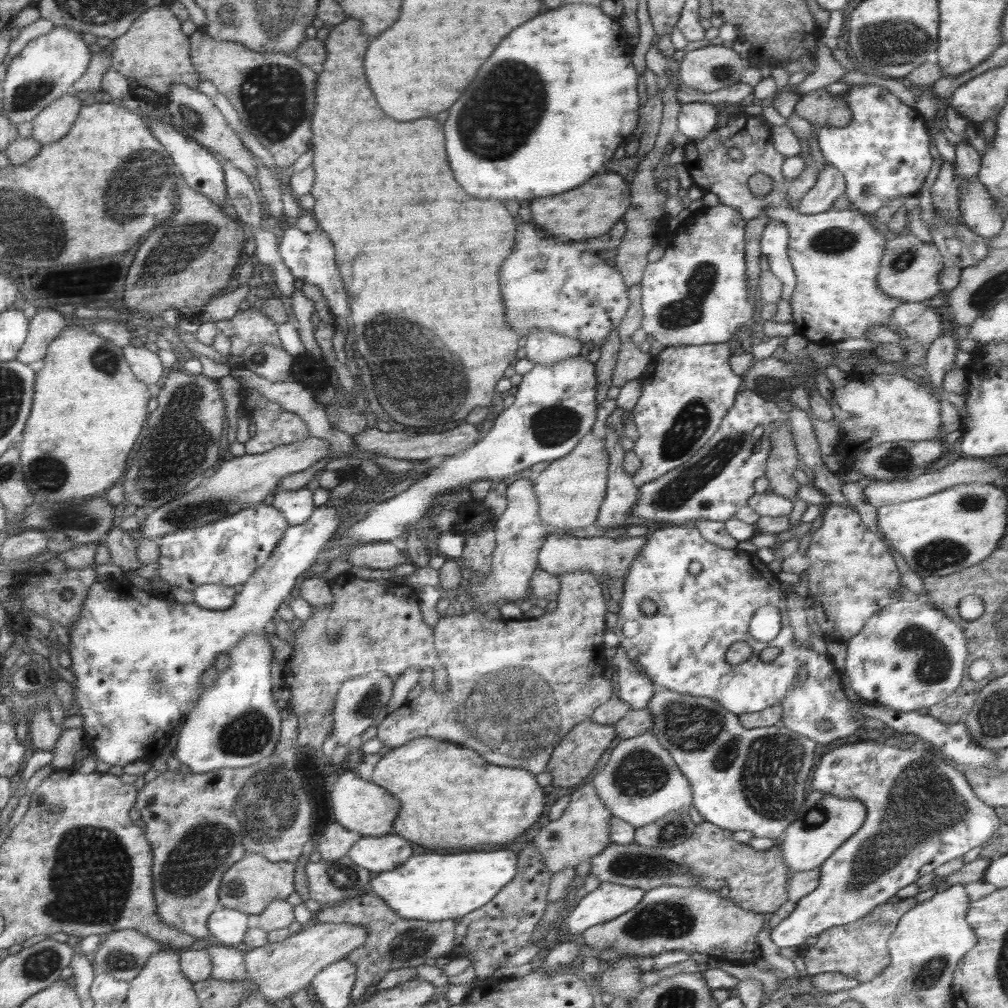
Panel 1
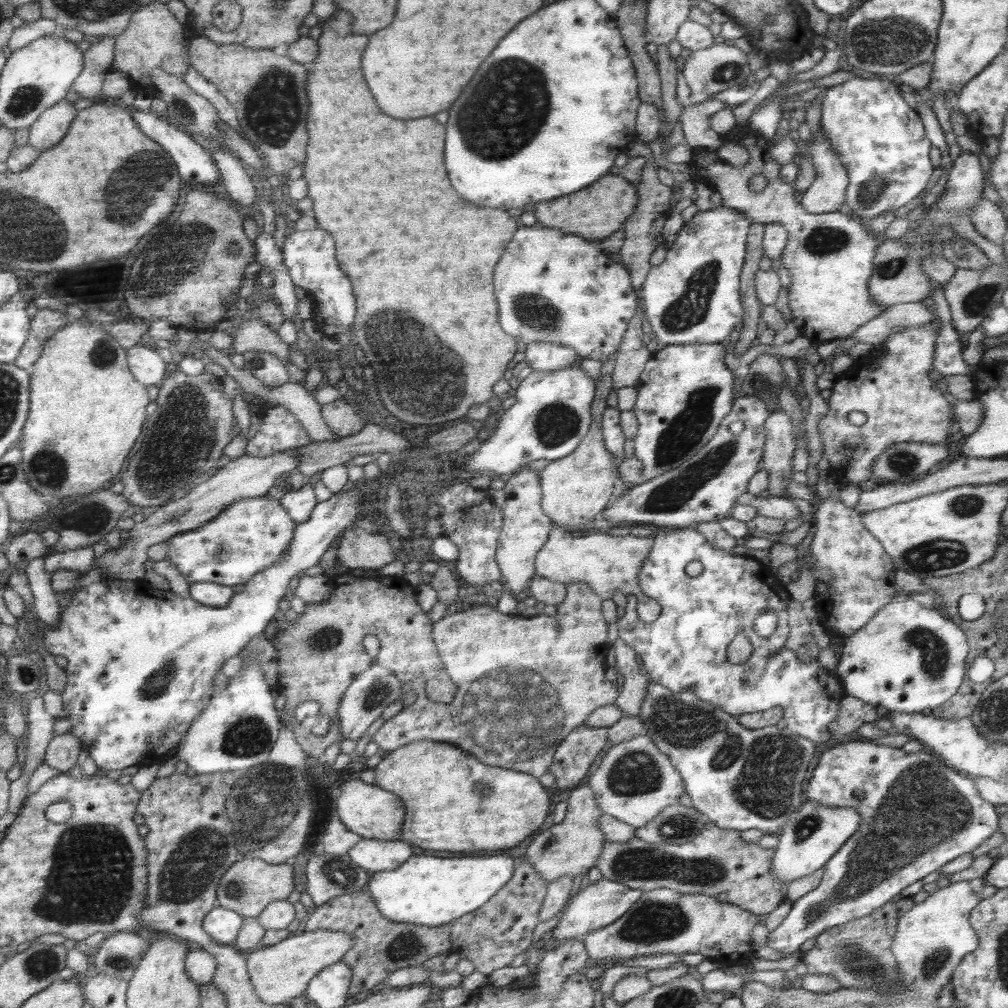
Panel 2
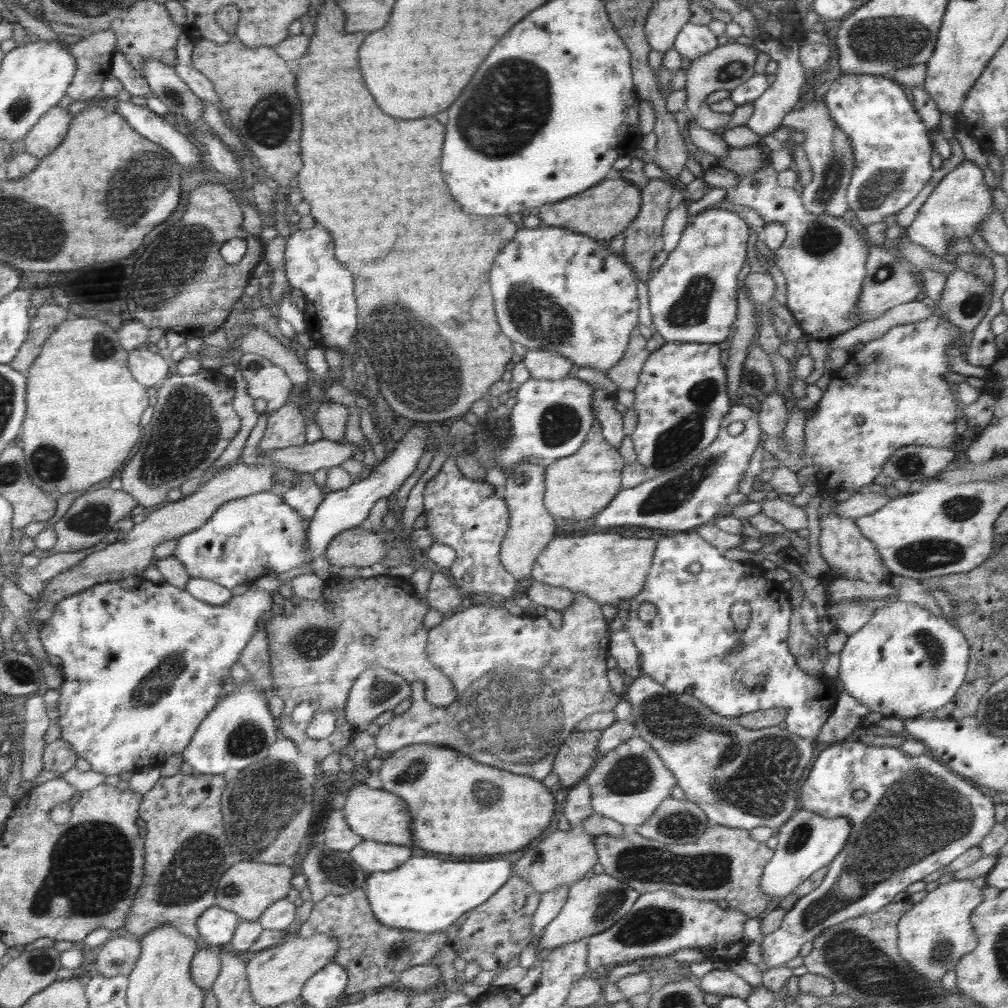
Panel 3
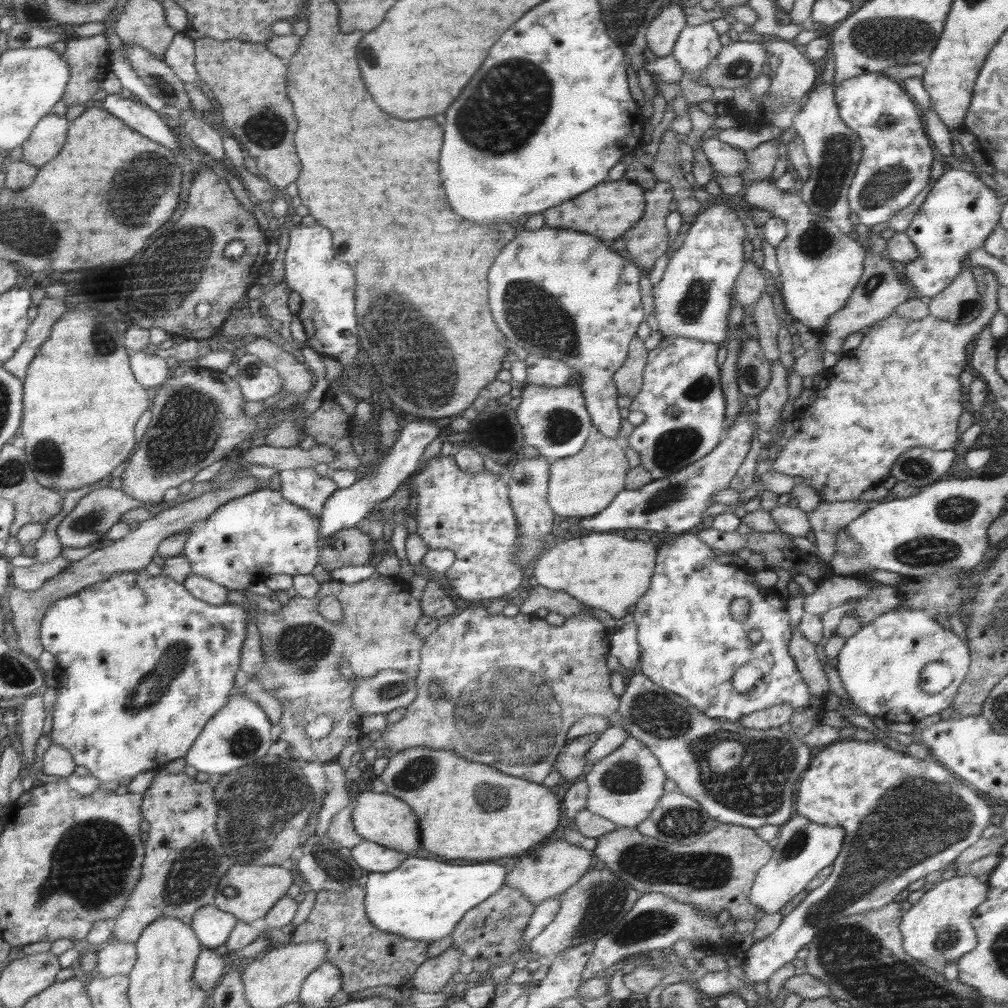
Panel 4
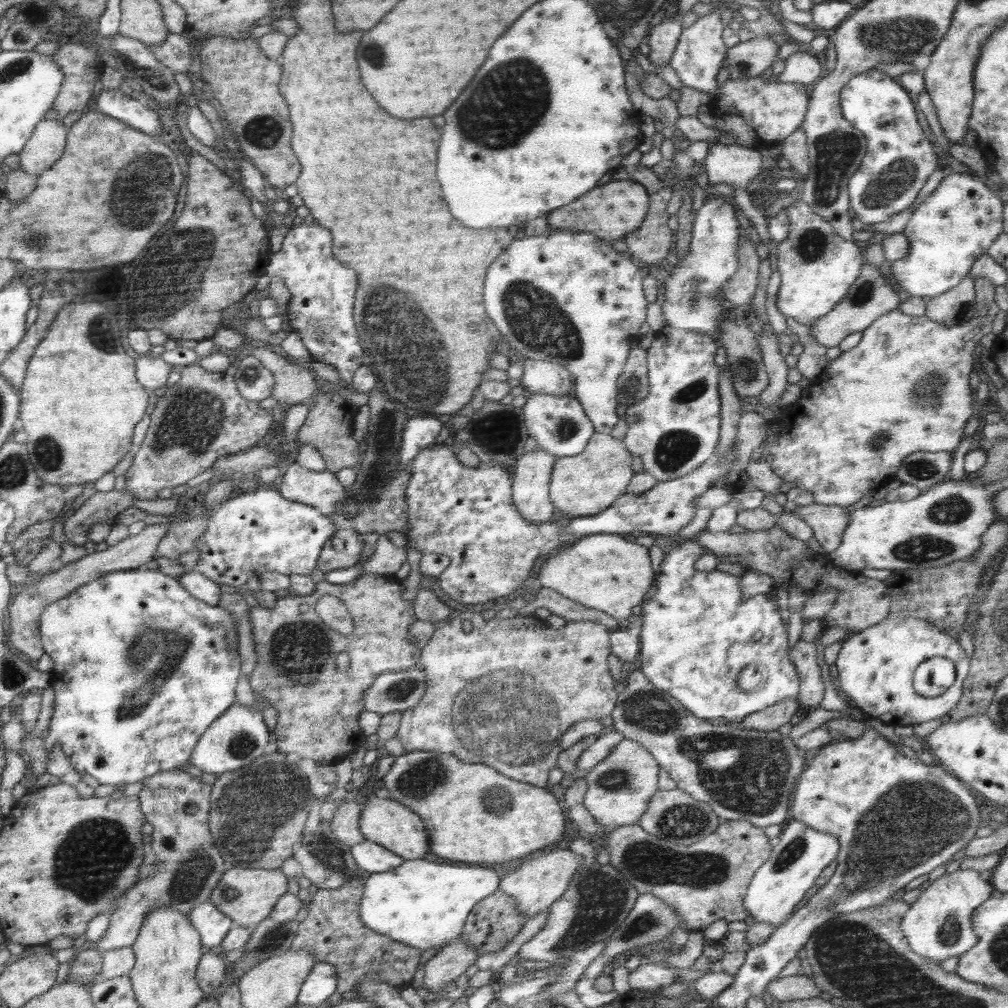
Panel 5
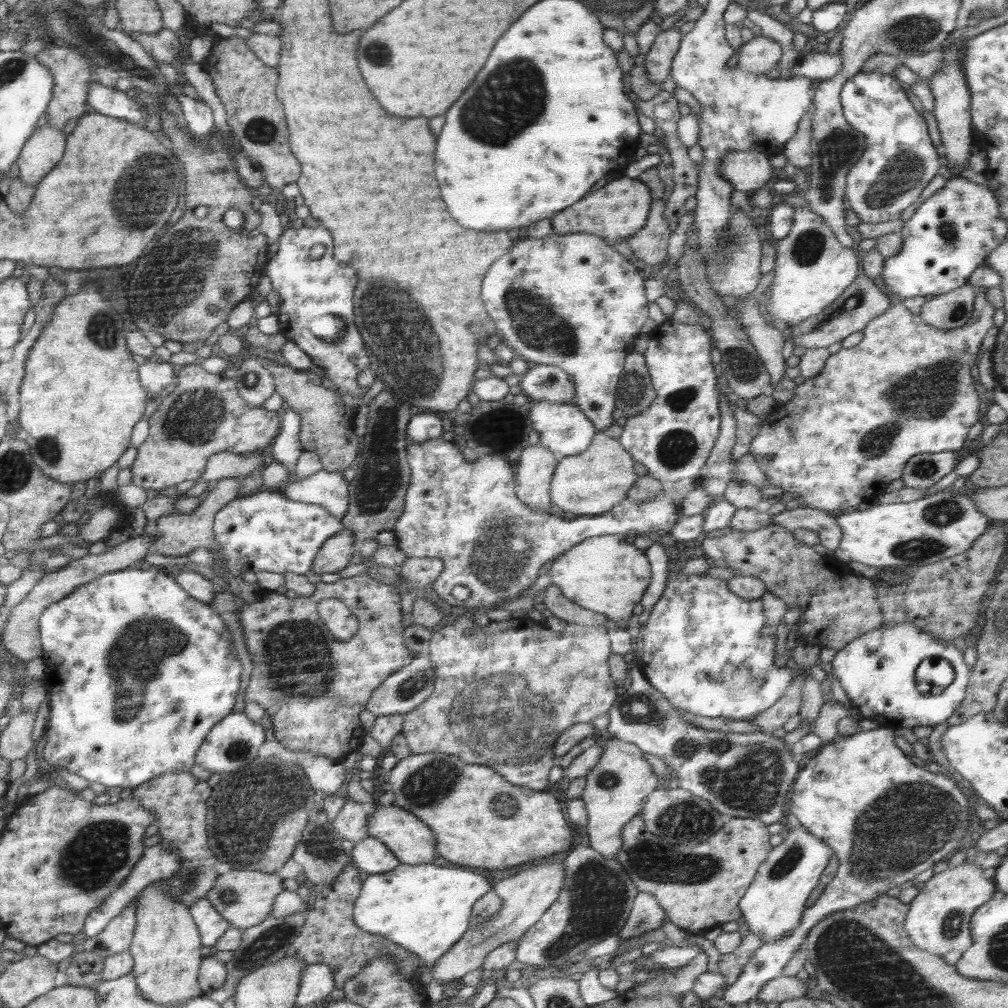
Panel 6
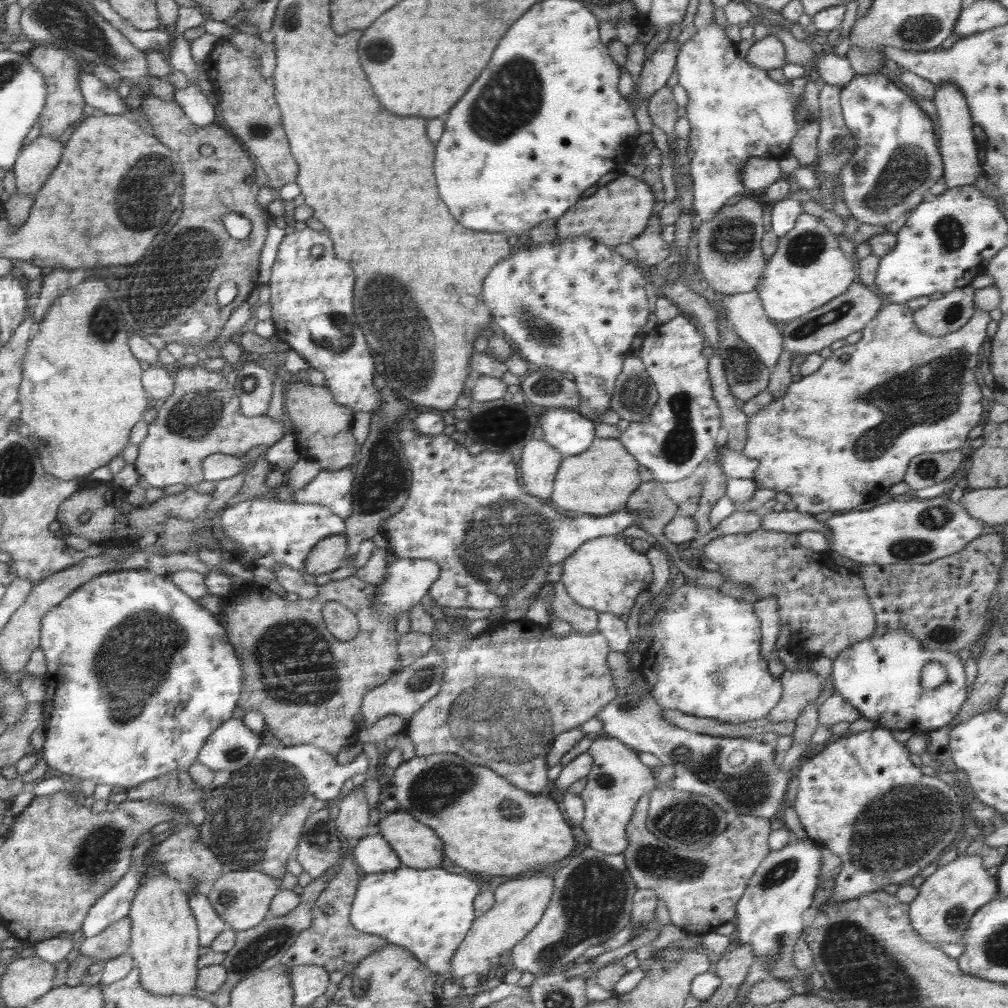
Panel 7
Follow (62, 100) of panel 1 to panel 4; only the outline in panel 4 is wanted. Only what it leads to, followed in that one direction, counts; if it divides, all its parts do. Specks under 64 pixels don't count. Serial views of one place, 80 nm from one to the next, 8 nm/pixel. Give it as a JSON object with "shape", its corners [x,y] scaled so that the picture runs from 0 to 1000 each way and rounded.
{"shape":[[[49,112],[38,120],[31,135],[22,144],[23,159],[40,167],[52,157],[56,157],[62,145],[64,145],[69,123],[64,114],[54,112]]]}

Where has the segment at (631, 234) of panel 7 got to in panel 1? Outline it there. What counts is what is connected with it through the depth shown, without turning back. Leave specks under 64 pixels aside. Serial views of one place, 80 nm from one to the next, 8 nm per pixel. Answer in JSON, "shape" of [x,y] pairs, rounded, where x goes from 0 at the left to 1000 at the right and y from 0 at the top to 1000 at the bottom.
{"shape":[[[610,171],[590,173],[579,184],[563,190],[531,196],[526,199],[525,207],[528,220],[544,233],[576,240],[585,236],[601,233],[616,218],[627,202],[627,185]]]}

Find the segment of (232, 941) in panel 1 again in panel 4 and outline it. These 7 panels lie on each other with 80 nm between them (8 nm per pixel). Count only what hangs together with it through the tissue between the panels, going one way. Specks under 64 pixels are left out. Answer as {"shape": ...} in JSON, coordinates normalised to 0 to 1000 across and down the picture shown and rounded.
{"shape":[[[210,897],[201,899],[192,906],[188,918],[206,941],[213,941],[227,933],[236,914],[231,907]]]}

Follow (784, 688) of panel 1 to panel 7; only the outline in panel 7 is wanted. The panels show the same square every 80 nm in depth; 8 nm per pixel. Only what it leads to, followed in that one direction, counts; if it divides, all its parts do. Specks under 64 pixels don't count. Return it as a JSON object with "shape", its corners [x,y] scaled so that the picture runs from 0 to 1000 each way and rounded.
{"shape":[[[681,577],[658,597],[648,613],[647,619],[650,620],[650,624],[647,625],[648,634],[645,641],[641,644],[640,648],[638,648],[639,654],[633,664],[638,673],[641,674],[641,677],[645,680],[646,688],[651,691],[652,696],[655,697],[657,701],[677,705],[680,706],[680,708],[694,712],[706,712],[716,717],[731,719],[750,715],[751,713],[758,713],[764,704],[767,704],[768,700],[772,699],[772,695],[775,694],[774,687],[778,687],[777,677],[774,677],[775,670],[772,672],[765,670],[762,661],[760,661],[762,657],[756,655],[754,651],[754,615],[750,613],[746,601],[744,601],[742,597],[716,590],[713,584],[697,580],[688,582],[688,580],[683,580]]]}

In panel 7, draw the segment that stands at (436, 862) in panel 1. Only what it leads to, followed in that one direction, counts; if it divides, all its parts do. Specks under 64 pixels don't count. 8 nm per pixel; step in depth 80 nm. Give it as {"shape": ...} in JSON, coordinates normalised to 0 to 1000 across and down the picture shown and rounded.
{"shape":[[[397,860],[382,866],[362,866],[349,893],[346,914],[351,922],[365,927],[379,929],[390,938],[400,938],[428,963],[444,969],[447,966],[446,953],[453,944],[454,938],[464,929],[465,923],[472,913],[471,892],[476,887],[474,877],[458,867],[442,865],[438,860],[412,862],[411,860]]]}

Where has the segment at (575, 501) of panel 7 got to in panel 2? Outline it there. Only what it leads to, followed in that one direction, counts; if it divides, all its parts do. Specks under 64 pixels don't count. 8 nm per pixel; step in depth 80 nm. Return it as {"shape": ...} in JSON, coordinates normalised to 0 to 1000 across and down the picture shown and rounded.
{"shape":[[[604,353],[597,360],[597,373],[591,380],[591,397],[588,398],[588,421],[585,429],[563,453],[547,457],[534,468],[539,488],[538,506],[542,512],[550,514],[550,518],[554,518],[556,524],[563,525],[565,522],[585,521],[591,510],[599,508],[601,502],[605,500],[610,477],[615,471],[612,455],[600,441],[597,427],[599,409],[603,405],[601,396],[608,381],[607,369],[609,369],[610,359],[609,353]]]}

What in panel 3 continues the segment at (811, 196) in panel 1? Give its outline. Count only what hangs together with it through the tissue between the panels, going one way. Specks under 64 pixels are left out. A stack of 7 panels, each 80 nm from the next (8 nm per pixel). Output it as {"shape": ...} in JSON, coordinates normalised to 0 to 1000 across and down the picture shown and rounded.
{"shape":[[[818,99],[806,100],[794,109],[784,110],[776,118],[775,124],[797,131],[799,135],[795,144],[807,171],[806,179],[794,188],[799,207],[809,213],[836,214],[842,207],[839,191],[846,172],[847,152],[840,133],[825,119]]]}

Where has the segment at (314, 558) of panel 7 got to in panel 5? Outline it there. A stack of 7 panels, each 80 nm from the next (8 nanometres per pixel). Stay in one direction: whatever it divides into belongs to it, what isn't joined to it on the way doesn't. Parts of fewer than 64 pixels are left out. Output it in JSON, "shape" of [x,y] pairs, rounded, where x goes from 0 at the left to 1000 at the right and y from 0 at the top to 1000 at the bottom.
{"shape":[[[333,525],[329,534],[341,536],[341,544],[332,546],[327,536],[319,545],[315,563],[324,567],[351,562],[357,554],[357,548],[359,548],[359,540],[355,538],[355,528],[351,525]]]}

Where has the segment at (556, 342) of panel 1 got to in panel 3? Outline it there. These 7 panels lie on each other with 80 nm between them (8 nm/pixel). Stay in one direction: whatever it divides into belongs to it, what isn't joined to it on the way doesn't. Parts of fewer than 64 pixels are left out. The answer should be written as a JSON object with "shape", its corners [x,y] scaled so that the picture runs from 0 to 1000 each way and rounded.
{"shape":[[[526,347],[519,353],[528,376],[556,377],[570,368],[569,359],[548,347]]]}

